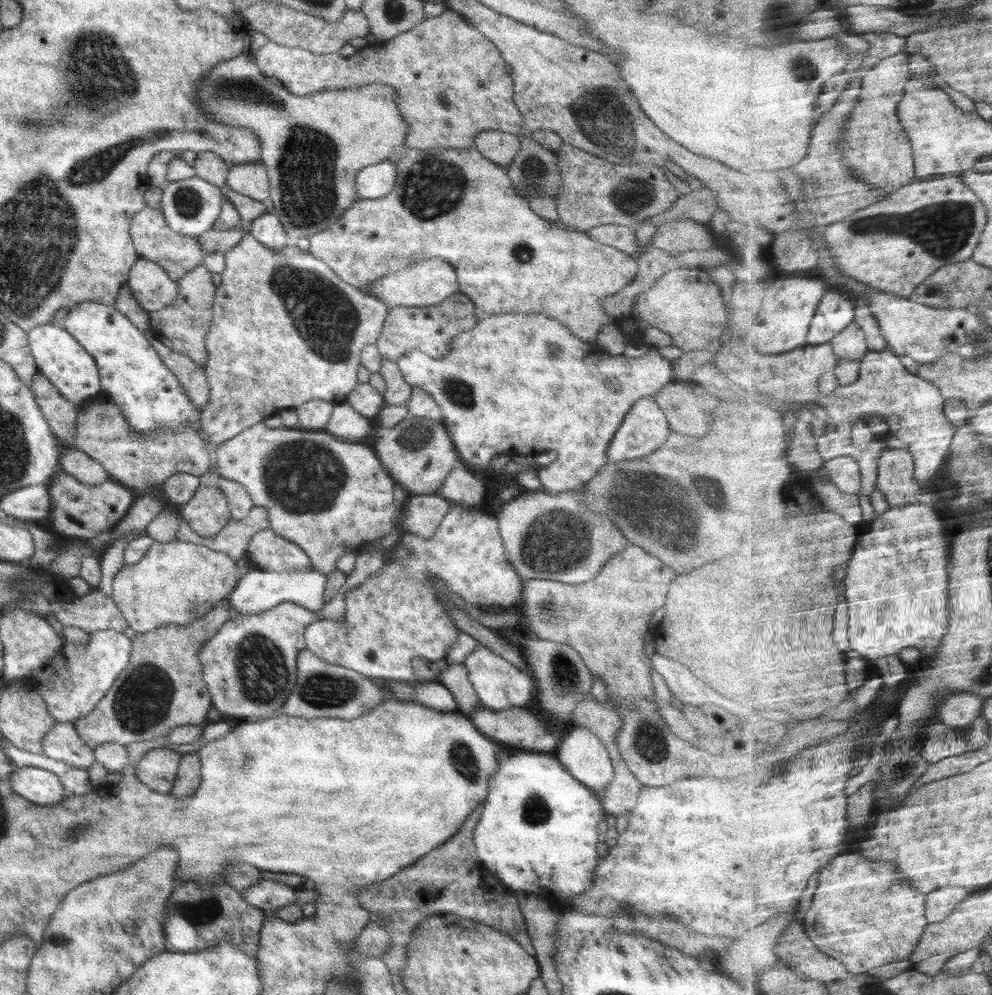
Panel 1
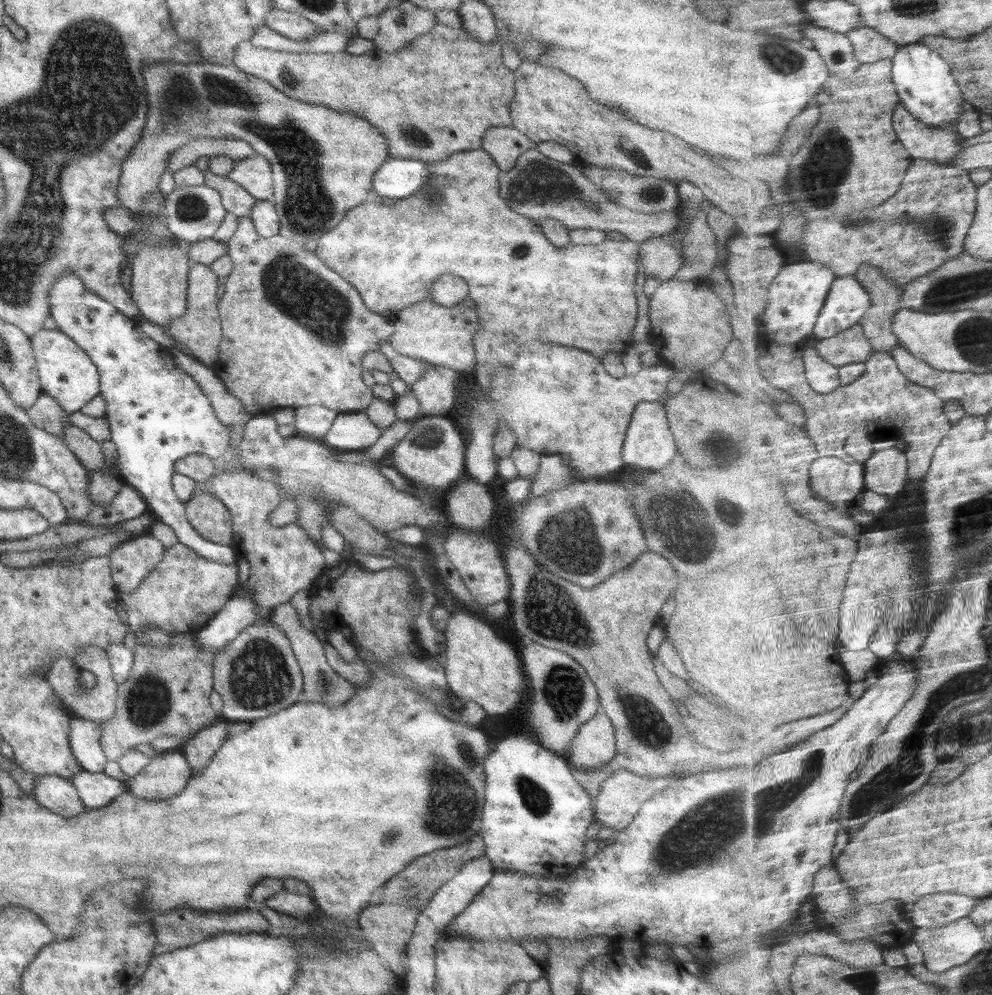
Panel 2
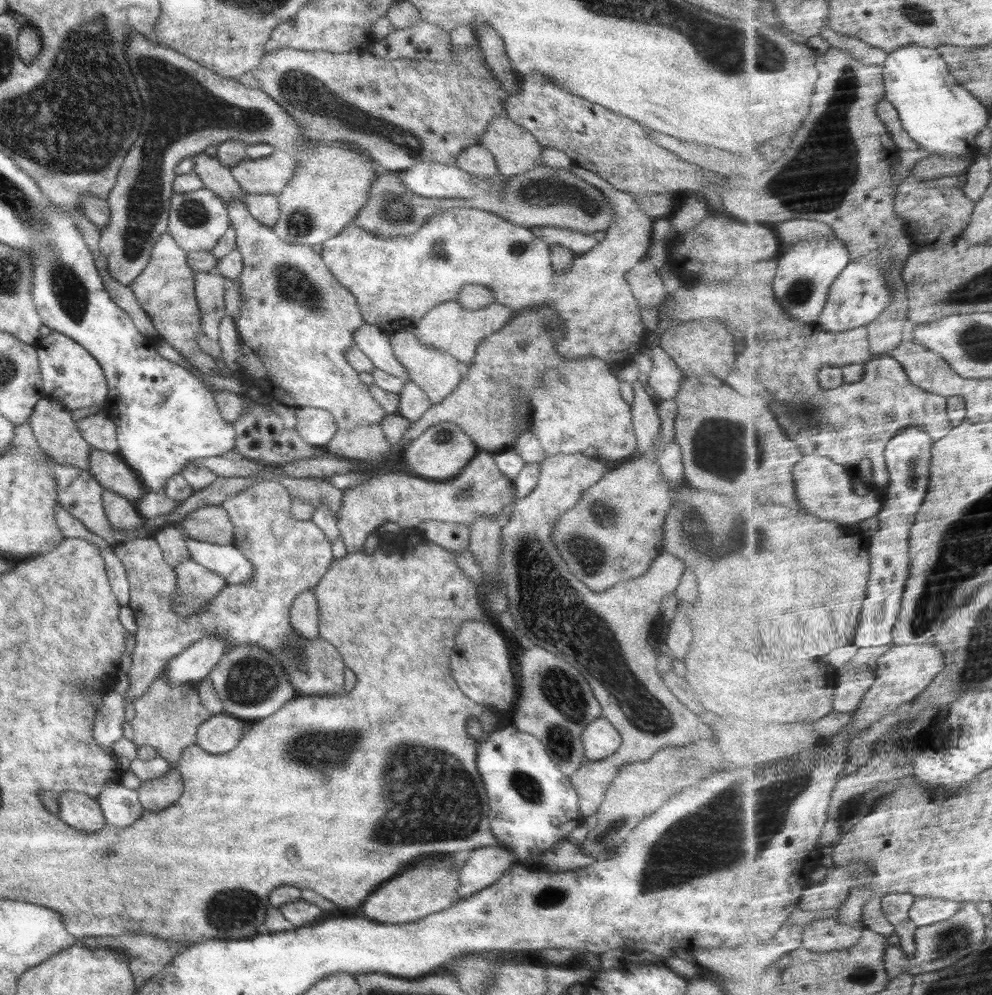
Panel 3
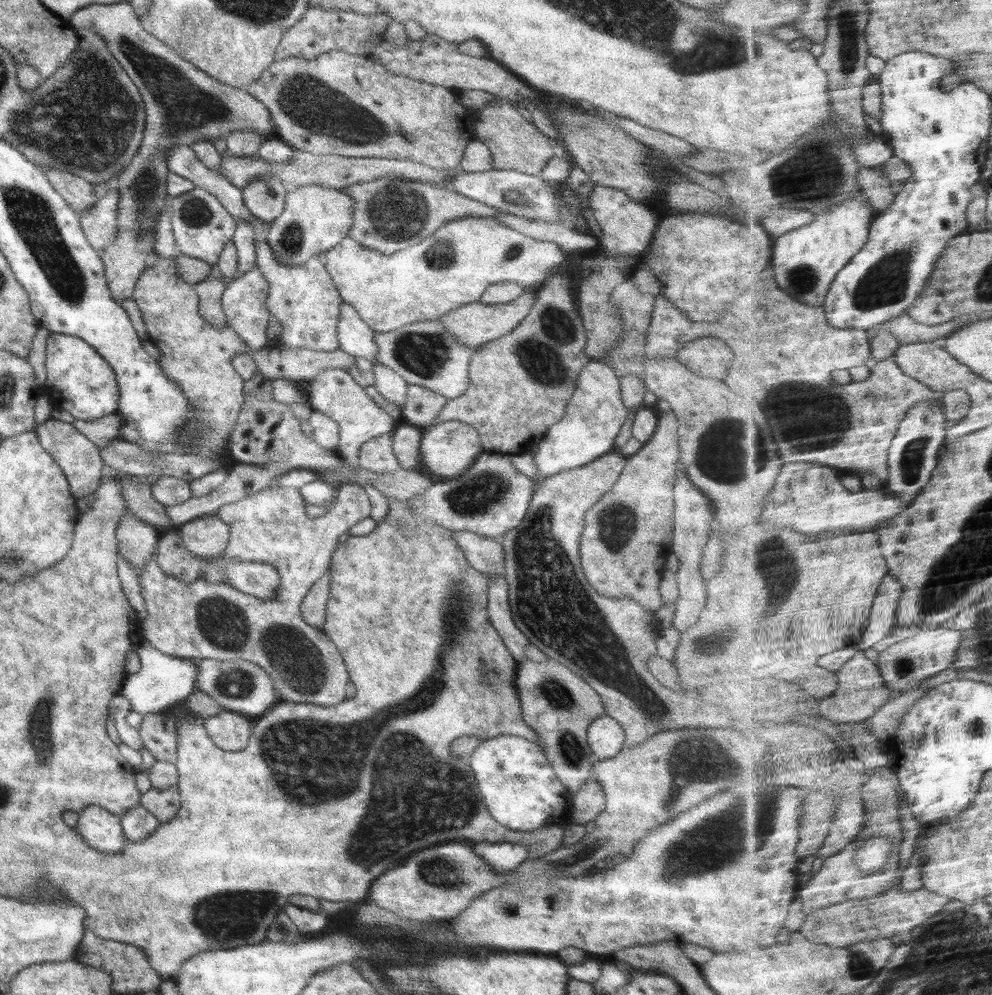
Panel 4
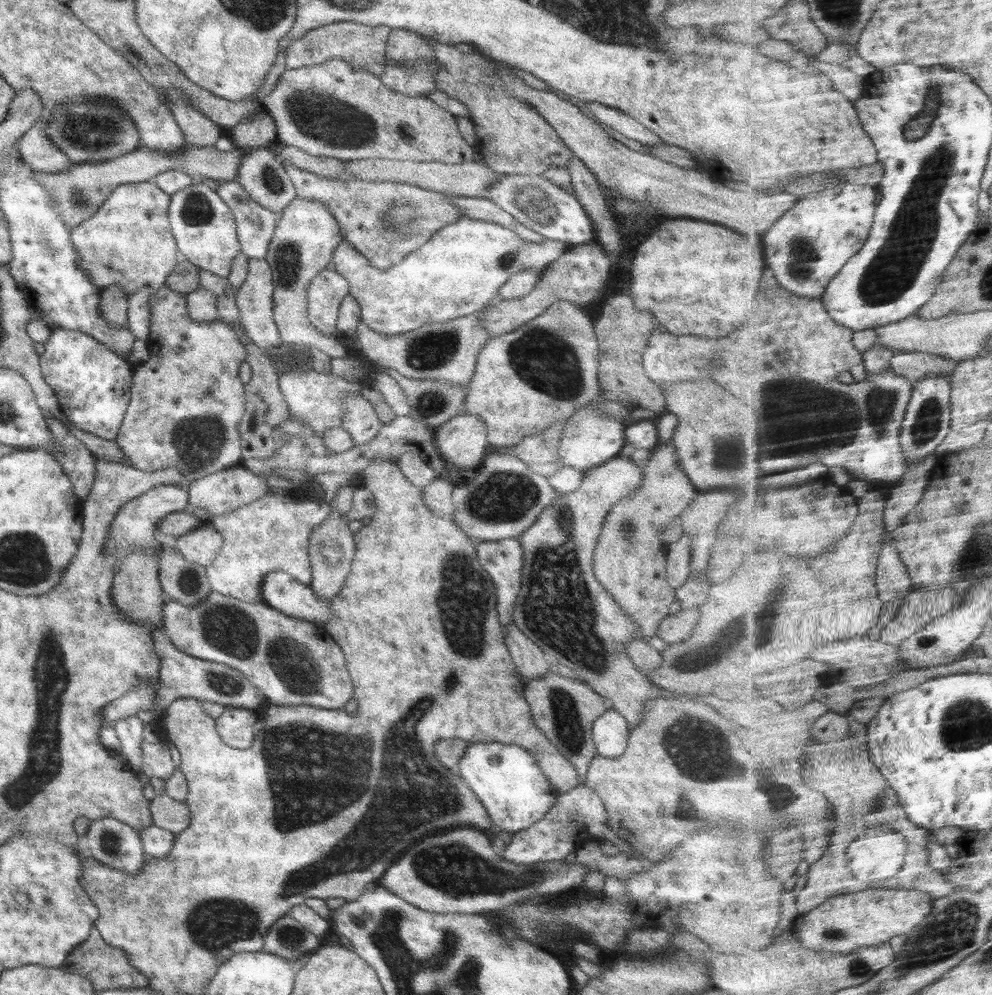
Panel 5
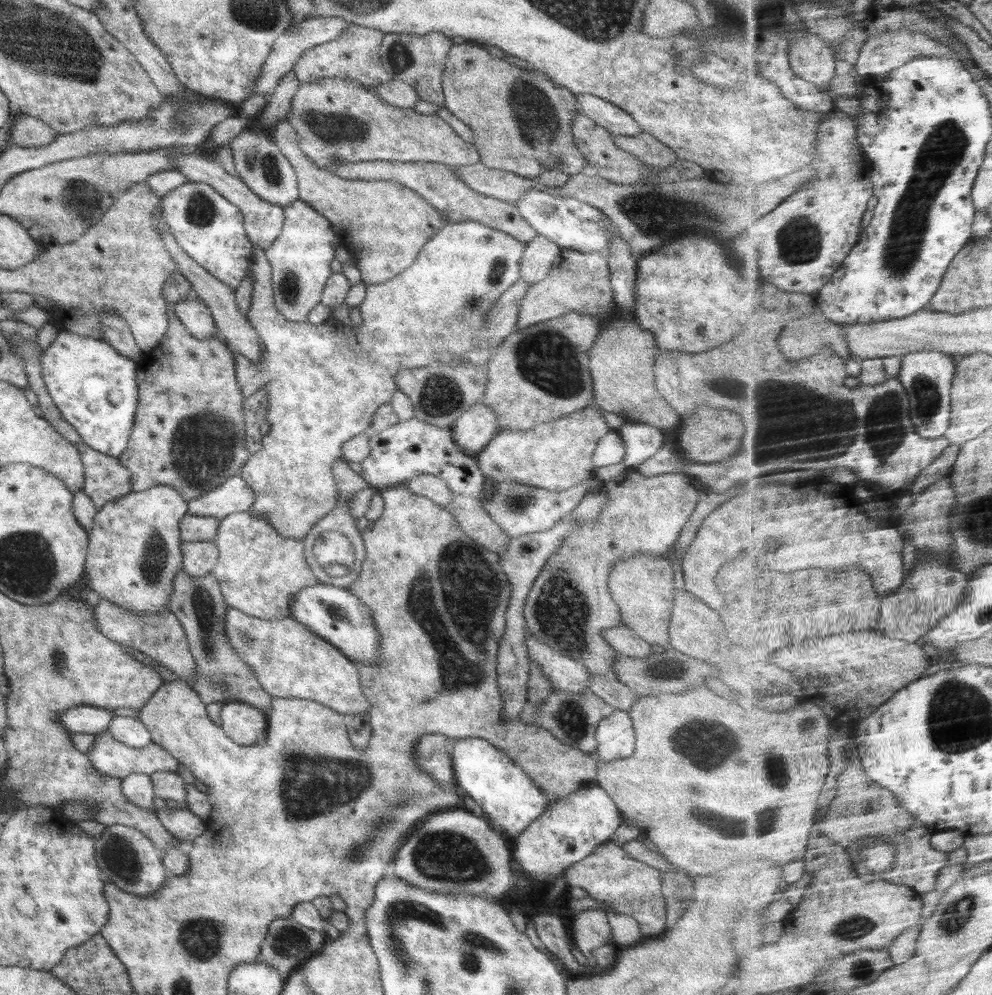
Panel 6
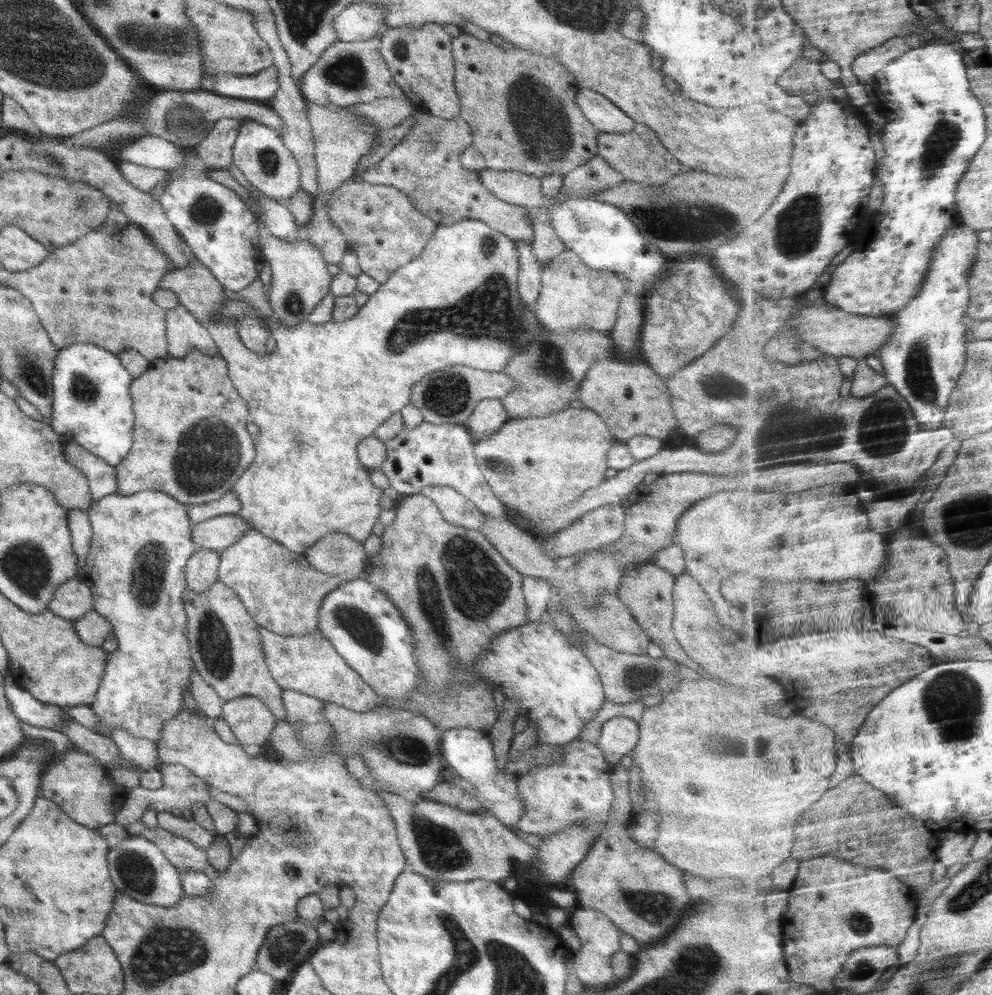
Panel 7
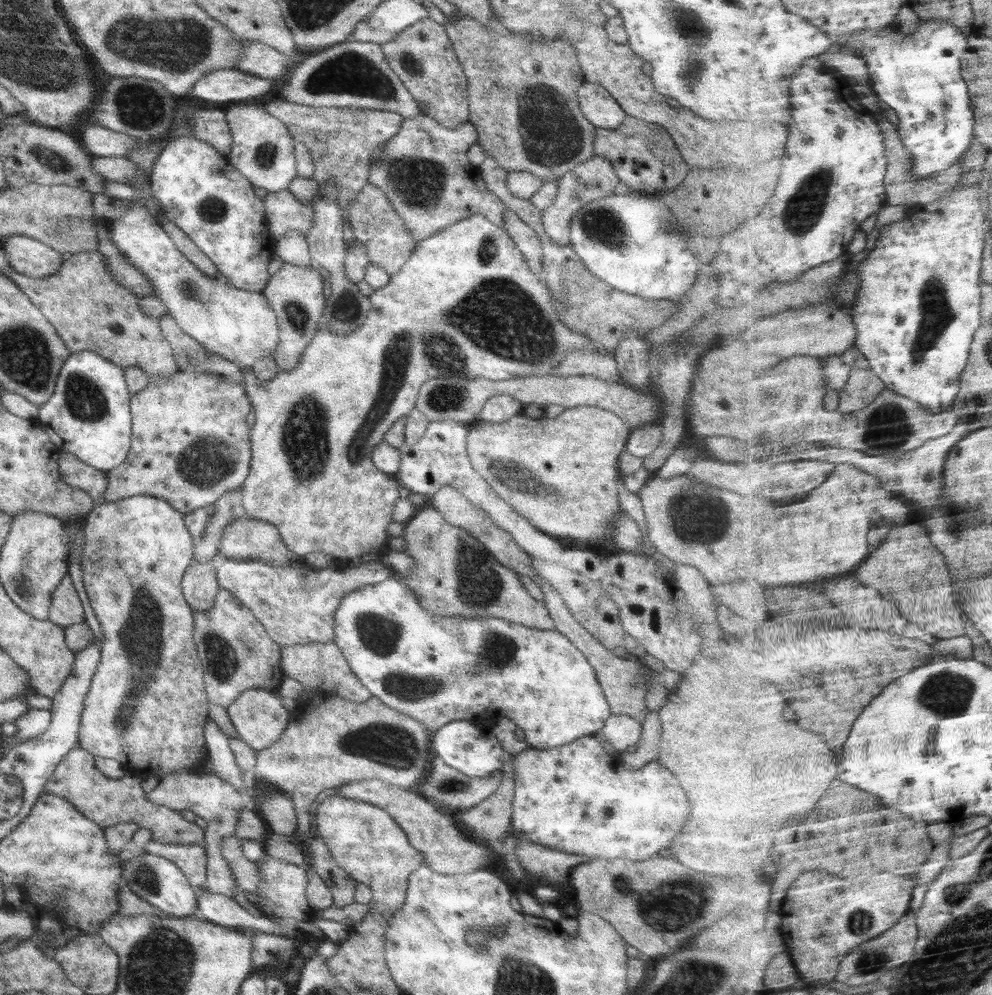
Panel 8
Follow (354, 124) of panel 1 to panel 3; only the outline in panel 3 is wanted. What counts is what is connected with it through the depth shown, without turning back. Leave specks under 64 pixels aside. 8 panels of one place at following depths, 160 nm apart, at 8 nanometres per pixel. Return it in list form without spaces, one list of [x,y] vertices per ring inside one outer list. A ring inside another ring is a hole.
[[[132,32],[128,36],[126,58],[138,84],[138,92],[142,88],[142,102],[146,112],[140,121],[139,136],[129,148],[116,184],[108,195],[110,220],[107,225],[98,226],[101,232],[99,247],[114,280],[130,286],[146,268],[159,237],[168,233],[171,198],[175,193],[173,182],[177,176],[176,166],[184,159],[194,158],[195,154],[204,152],[204,144],[216,147],[228,140],[238,140],[250,145],[267,144],[294,158],[294,176],[287,182],[283,192],[277,195],[280,218],[272,229],[281,240],[288,243],[307,244],[311,247],[314,244],[324,244],[324,240],[340,235],[349,222],[355,221],[358,211],[368,202],[371,184],[381,170],[376,161],[357,148],[357,144],[349,141],[310,141],[308,137],[304,137],[300,123],[294,121],[264,91],[248,88],[237,79],[220,76],[176,50],[160,45],[154,39],[148,40],[139,32]]]

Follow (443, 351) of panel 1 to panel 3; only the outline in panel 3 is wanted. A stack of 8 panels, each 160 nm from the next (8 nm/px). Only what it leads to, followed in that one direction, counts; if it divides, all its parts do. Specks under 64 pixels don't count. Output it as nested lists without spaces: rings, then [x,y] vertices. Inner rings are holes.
[[[448,301],[437,304],[424,315],[422,320],[408,326],[416,334],[419,341],[429,349],[440,349],[440,352],[459,360],[461,367],[468,366],[475,357],[478,343],[500,330],[513,318],[511,308],[496,302],[480,310],[464,308],[458,301]]]

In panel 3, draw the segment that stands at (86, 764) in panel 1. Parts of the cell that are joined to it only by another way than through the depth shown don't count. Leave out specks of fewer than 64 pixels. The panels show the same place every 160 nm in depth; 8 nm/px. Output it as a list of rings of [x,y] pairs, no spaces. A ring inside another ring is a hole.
[[[260,480],[253,482],[244,490],[237,492],[236,496],[225,500],[220,506],[229,514],[229,519],[234,525],[233,545],[252,563],[253,574],[242,585],[224,586],[212,602],[190,616],[180,616],[172,610],[170,597],[176,593],[175,570],[164,560],[162,549],[152,536],[136,537],[122,542],[115,546],[114,552],[124,565],[128,584],[130,584],[130,605],[136,621],[137,631],[135,632],[136,644],[132,653],[132,666],[127,672],[129,691],[124,695],[104,692],[101,698],[100,710],[95,714],[92,732],[96,742],[105,750],[111,750],[113,742],[125,736],[123,731],[125,702],[132,704],[145,690],[149,684],[156,680],[156,677],[163,672],[163,668],[172,657],[180,655],[192,643],[202,640],[207,634],[223,634],[228,641],[230,648],[240,645],[256,645],[272,654],[280,661],[284,672],[292,686],[297,690],[299,696],[322,696],[330,697],[345,692],[344,689],[344,666],[338,650],[326,642],[324,638],[316,640],[304,640],[292,628],[290,624],[290,607],[300,592],[314,590],[319,584],[324,573],[330,568],[332,556],[331,540],[324,534],[324,531],[314,524],[305,520],[296,520],[291,515],[291,494],[279,482]]]

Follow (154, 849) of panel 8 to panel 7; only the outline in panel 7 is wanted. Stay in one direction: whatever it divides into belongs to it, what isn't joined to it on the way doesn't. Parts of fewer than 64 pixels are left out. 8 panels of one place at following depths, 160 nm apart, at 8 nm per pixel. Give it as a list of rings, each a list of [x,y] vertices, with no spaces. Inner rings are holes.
[[[141,820],[124,826],[128,834],[152,841],[179,871],[204,871],[208,866],[207,852],[189,840],[180,838],[160,827],[148,828]]]

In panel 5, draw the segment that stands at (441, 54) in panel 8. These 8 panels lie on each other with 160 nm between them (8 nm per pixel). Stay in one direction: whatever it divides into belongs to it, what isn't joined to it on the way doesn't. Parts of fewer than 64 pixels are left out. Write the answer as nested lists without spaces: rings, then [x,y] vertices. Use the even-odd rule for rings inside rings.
[[[392,28],[389,32],[389,37],[385,48],[385,58],[387,60],[395,60],[399,64],[405,65],[405,68],[413,68],[412,64],[418,60],[431,60],[434,50],[429,45],[429,42],[416,32],[406,30],[405,28]]]

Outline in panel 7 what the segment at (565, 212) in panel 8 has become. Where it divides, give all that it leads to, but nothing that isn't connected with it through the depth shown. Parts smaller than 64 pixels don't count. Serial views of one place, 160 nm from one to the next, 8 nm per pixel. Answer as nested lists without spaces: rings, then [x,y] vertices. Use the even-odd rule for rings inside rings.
[[[595,155],[589,162],[586,162],[586,164],[582,164],[582,166],[577,167],[575,170],[572,170],[563,176],[563,185],[559,190],[557,202],[552,202],[550,205],[554,205],[554,203],[562,203],[564,200],[570,198],[592,199],[593,194],[612,188],[624,181],[625,176],[614,170],[614,168],[612,168],[612,166],[600,156]],[[535,207],[533,211],[533,242],[531,247],[538,262],[544,268],[550,259],[558,256],[558,253],[565,249],[565,246],[560,242],[554,228],[552,228],[549,208]]]

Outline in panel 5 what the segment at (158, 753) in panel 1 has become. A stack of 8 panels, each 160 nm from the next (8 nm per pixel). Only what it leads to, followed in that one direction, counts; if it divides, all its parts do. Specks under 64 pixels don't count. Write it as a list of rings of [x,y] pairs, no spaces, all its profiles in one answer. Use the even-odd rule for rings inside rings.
[[[155,795],[149,801],[153,824],[178,834],[188,828],[191,814],[186,802],[174,800],[168,795]]]

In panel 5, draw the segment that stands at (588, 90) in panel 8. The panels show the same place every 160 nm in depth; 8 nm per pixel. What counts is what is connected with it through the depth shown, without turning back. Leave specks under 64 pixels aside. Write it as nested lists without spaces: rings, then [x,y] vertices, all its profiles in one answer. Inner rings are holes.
[[[586,101],[586,106],[586,111],[598,118],[600,123],[604,123],[607,127],[614,129],[628,139],[650,146],[665,143],[660,137],[656,137],[652,131],[628,116],[628,114],[624,114],[614,108],[608,108],[608,106],[597,102]]]

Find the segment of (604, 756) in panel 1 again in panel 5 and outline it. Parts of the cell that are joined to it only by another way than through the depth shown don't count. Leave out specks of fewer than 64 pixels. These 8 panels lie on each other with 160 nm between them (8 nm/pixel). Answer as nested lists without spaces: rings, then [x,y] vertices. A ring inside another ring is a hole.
[[[608,708],[592,725],[592,736],[598,755],[615,759],[624,754],[630,726],[626,720]]]

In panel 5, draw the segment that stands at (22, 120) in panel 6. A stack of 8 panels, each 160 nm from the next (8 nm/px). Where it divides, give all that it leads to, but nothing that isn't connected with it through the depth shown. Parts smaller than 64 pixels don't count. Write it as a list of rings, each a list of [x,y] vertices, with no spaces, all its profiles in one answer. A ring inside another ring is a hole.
[[[46,119],[37,121],[16,143],[14,147],[22,155],[22,161],[42,174],[66,172],[71,161],[61,150],[52,145],[44,134]]]

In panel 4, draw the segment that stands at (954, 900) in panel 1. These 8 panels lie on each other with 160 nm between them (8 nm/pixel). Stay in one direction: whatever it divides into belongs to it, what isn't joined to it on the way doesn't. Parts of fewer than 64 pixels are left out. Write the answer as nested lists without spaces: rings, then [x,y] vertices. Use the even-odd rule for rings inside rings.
[[[924,886],[911,892],[896,888],[875,897],[850,899],[817,910],[807,917],[800,931],[812,942],[840,948],[848,948],[868,940],[892,938],[896,934],[907,937],[915,928],[943,911],[951,899],[951,896],[934,892]]]

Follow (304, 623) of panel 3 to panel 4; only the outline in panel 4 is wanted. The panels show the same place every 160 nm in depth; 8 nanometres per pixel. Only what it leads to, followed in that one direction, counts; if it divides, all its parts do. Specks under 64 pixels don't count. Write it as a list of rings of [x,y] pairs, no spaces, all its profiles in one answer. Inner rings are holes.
[[[330,574],[316,580],[310,591],[304,597],[300,612],[304,622],[314,628],[323,630],[328,599],[330,599]]]

